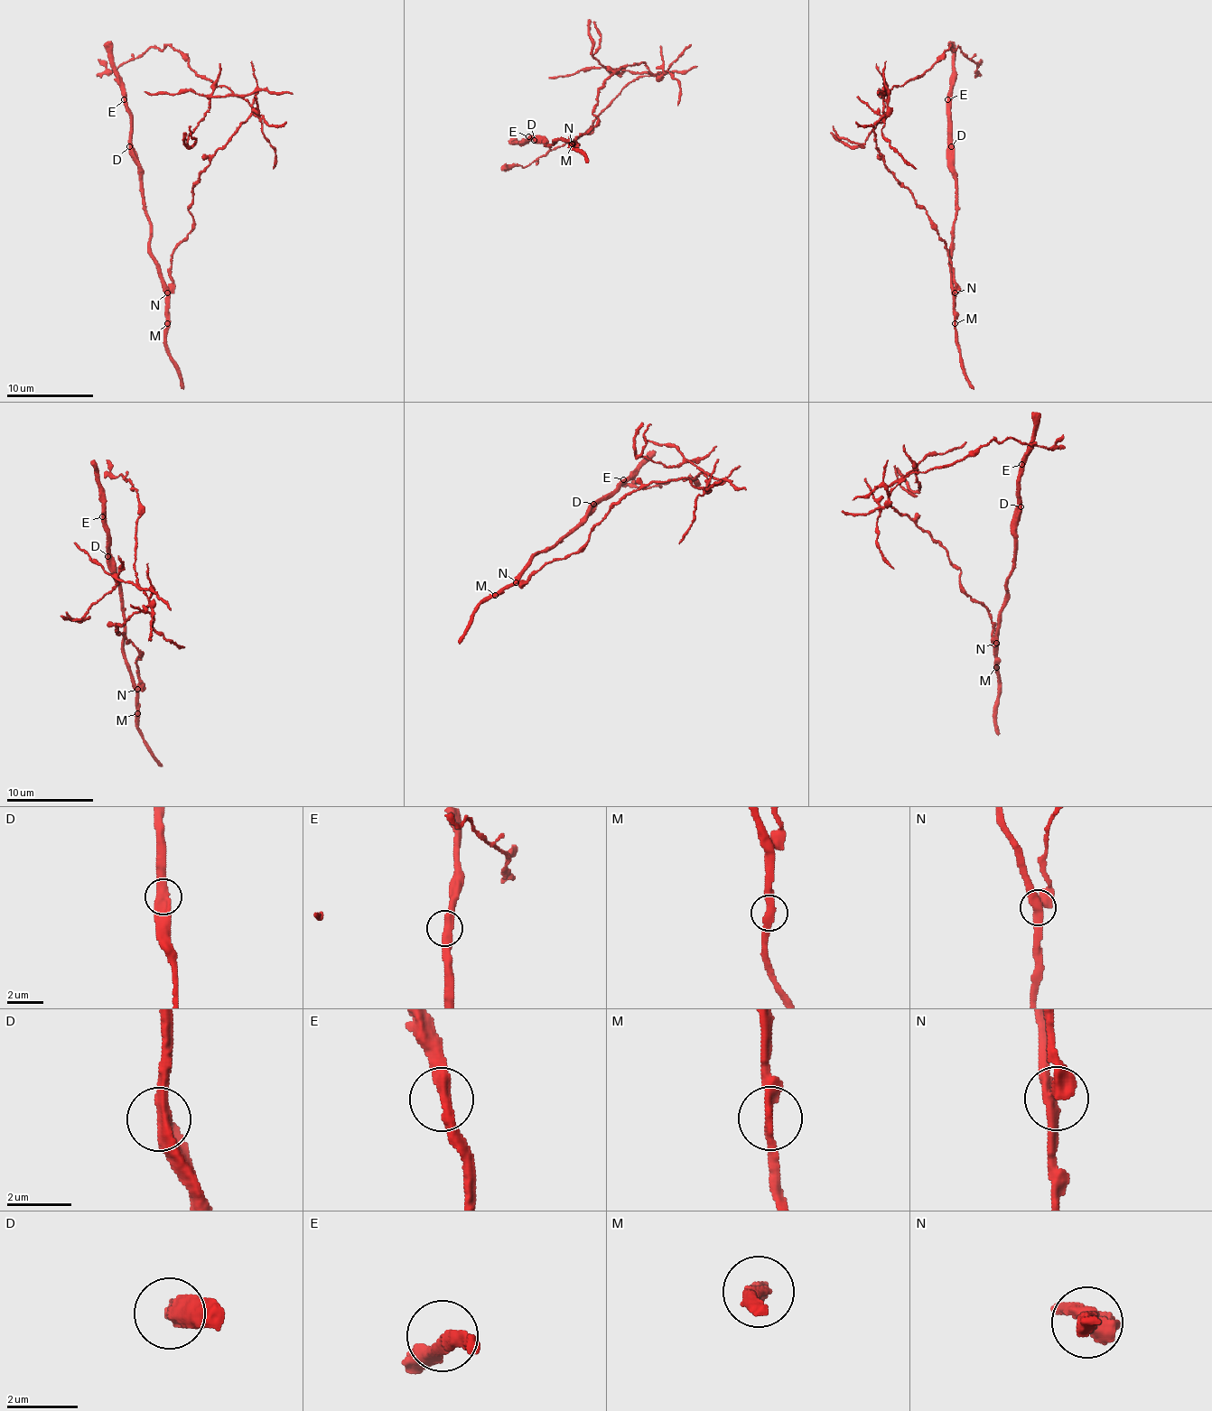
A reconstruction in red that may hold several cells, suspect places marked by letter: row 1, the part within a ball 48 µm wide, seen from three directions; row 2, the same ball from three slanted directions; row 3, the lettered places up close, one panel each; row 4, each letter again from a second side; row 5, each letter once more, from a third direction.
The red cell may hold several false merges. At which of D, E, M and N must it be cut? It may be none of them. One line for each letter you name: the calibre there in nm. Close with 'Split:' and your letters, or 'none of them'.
N: Thickness 440 nm
Split: N

